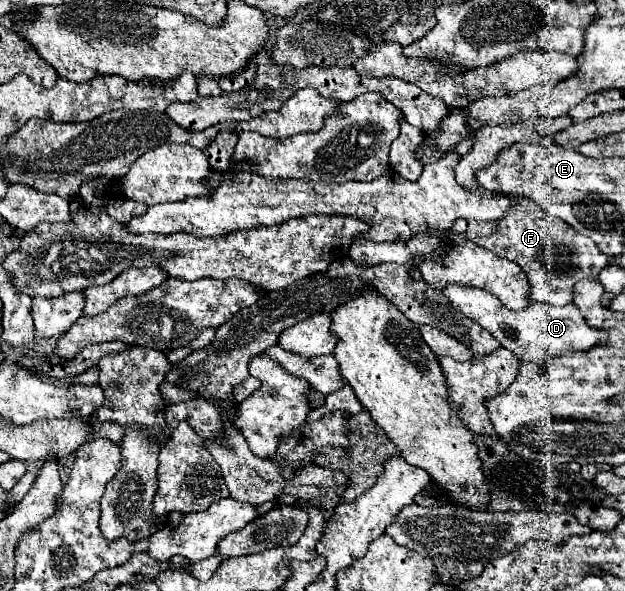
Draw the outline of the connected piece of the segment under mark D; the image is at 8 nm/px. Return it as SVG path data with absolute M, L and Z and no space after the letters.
M447 284L443 288L443 294L449 298L449 302L467 318L489 330L503 348L511 350L519 360L531 360L539 364L539 376L545 376L545 364L549 358L559 356L563 350L589 350L597 344L603 344L607 336L603 332L597 332L587 326L585 318L581 316L579 308L575 304L567 304L561 308L555 308L551 304L543 302L529 302L525 310L513 312L505 308L493 294L473 288L473 286L461 286L461 284Z

